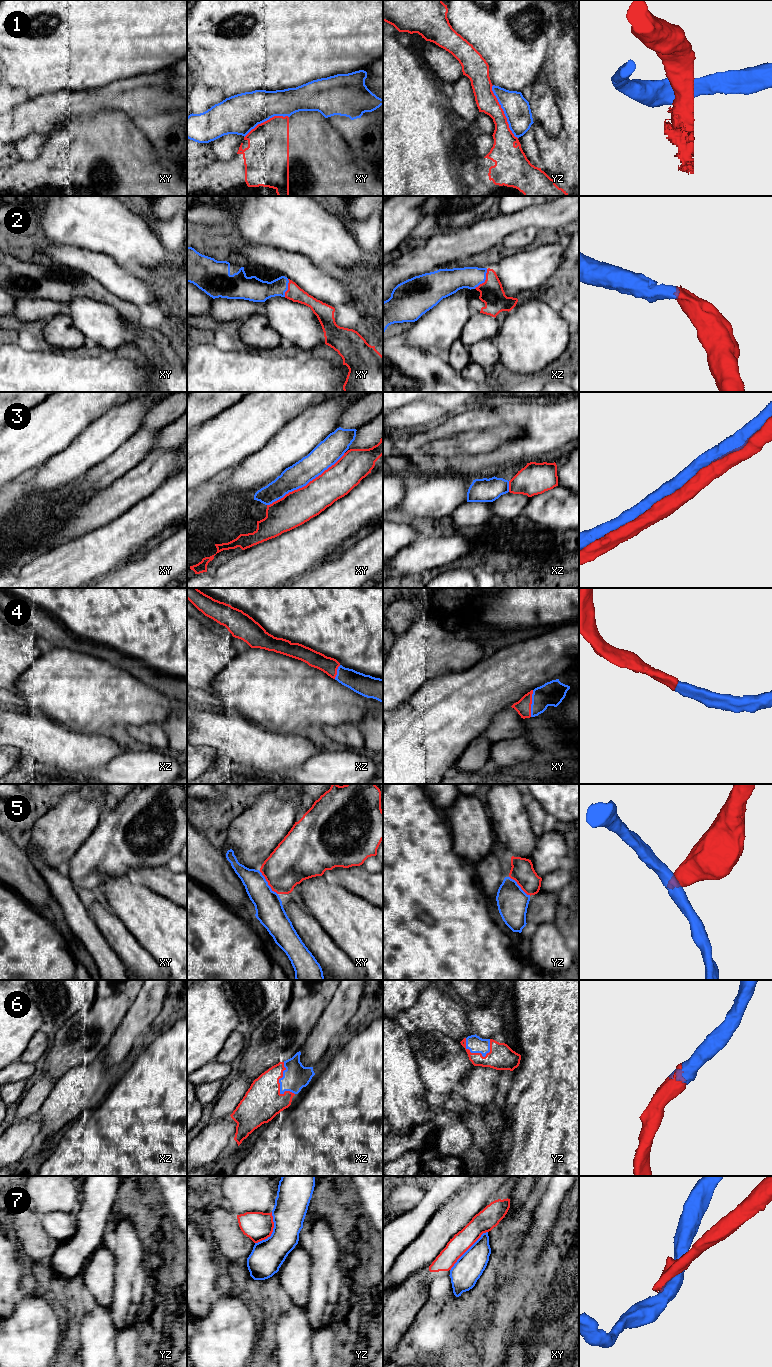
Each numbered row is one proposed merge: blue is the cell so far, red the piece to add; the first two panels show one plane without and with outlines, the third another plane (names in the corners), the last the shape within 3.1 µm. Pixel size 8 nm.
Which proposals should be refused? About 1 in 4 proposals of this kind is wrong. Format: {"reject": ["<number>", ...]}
{"reject": ["1", "5", "7"]}

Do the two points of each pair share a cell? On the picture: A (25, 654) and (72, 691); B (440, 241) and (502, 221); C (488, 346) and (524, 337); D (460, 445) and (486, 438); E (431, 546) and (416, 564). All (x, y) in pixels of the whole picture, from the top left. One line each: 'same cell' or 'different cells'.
A: different cells
B: same cell
C: different cells
D: same cell
E: same cell

